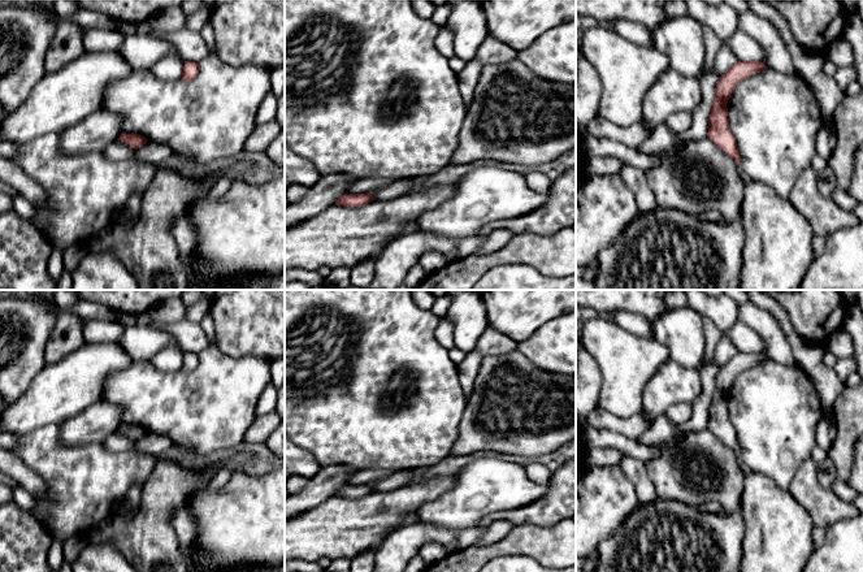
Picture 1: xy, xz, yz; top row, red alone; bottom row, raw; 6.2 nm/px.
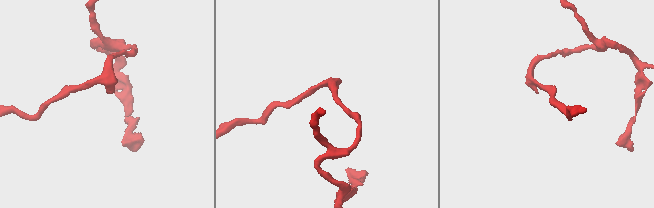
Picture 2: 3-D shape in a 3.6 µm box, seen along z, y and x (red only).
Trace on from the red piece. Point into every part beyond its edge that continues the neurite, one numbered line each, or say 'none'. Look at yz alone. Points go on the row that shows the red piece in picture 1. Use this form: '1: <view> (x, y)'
1: yz (740, 169)

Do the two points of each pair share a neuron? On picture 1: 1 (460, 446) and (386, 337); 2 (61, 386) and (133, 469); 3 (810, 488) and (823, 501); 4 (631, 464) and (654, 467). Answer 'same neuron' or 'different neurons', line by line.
1: different neurons
2: different neurons
3: same neuron
4: different neurons

